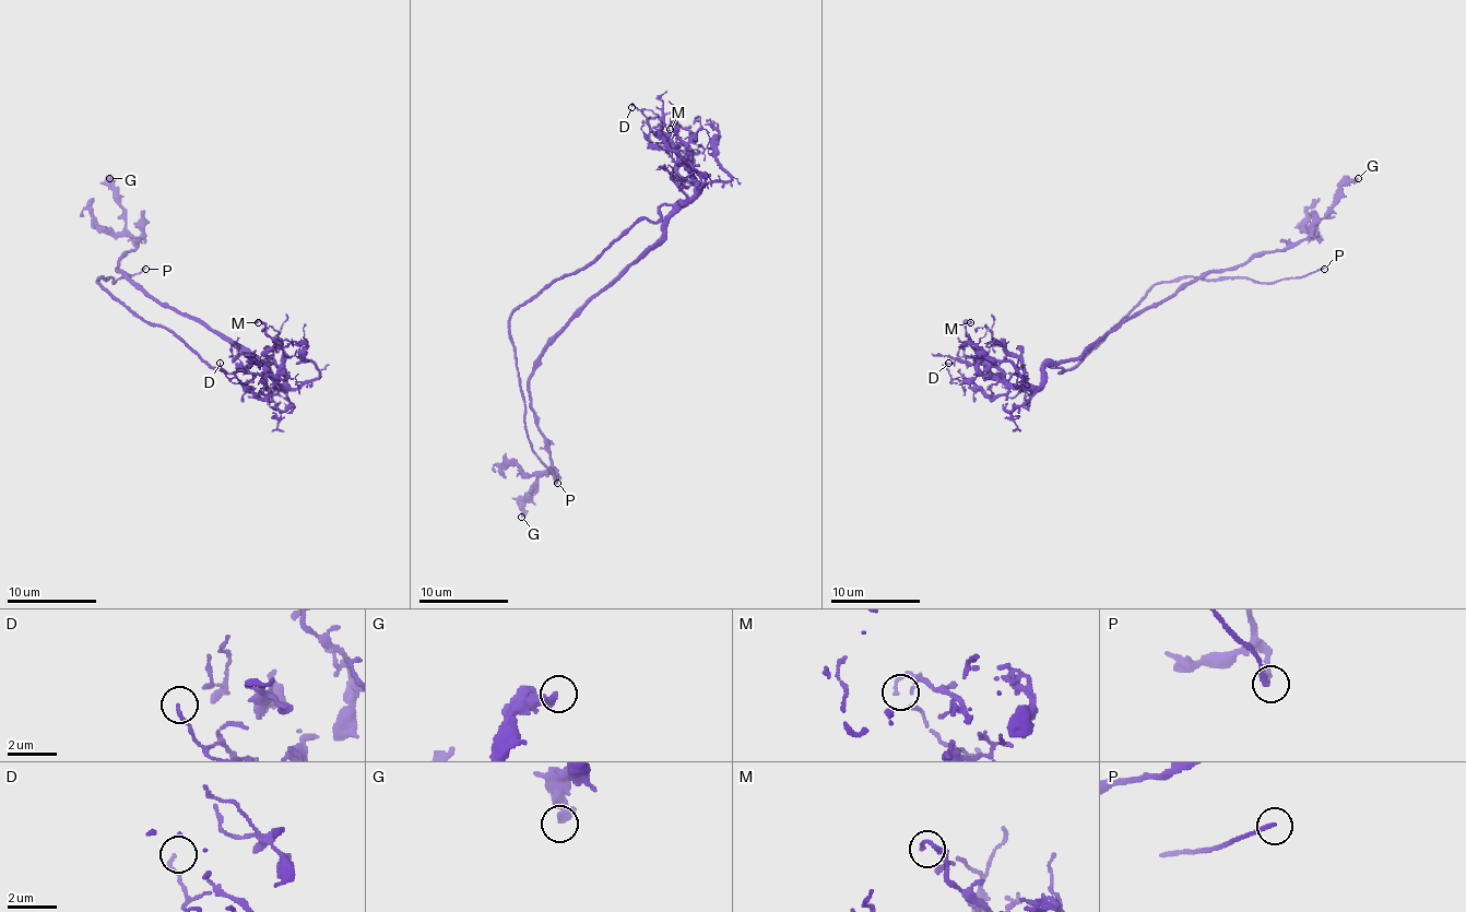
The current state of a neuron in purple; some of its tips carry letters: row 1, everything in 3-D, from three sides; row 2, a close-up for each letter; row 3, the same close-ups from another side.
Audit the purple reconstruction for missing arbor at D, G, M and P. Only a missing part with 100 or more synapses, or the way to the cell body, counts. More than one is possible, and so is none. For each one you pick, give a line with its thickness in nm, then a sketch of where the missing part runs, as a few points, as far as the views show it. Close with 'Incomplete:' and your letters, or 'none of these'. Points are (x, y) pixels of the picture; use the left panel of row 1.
P: calibre 170 nm; course (145, 269), (155, 267), (155, 271), (130, 286), (109, 307), (98, 309), (83, 295), (77, 297)
Incomplete: P

